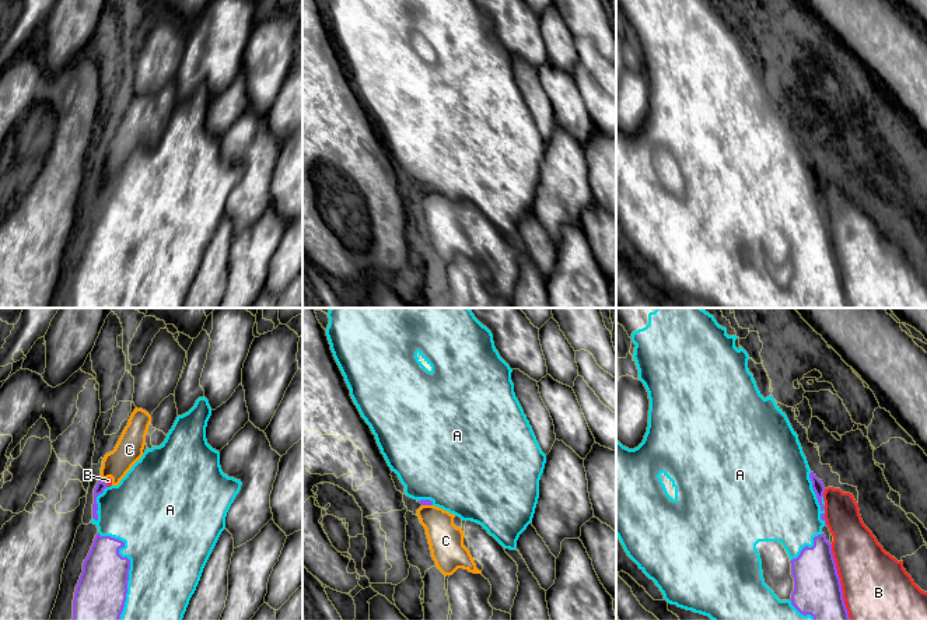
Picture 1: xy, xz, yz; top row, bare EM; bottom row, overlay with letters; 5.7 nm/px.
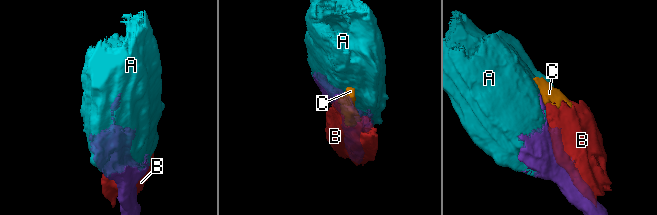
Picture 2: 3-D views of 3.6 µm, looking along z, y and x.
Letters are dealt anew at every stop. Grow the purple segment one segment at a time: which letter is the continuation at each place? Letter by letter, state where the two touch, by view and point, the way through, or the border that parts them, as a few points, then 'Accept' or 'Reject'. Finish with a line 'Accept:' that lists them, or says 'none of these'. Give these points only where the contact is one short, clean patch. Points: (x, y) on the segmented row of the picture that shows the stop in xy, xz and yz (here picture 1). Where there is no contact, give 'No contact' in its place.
A: Touches purple at xy (129, 567). Accept
B: Touches purple at yz (839, 582). Reject
C: Touches purple at xz (427, 504). Boundary: xz (422, 504), (431, 505). Reject
Accept: A

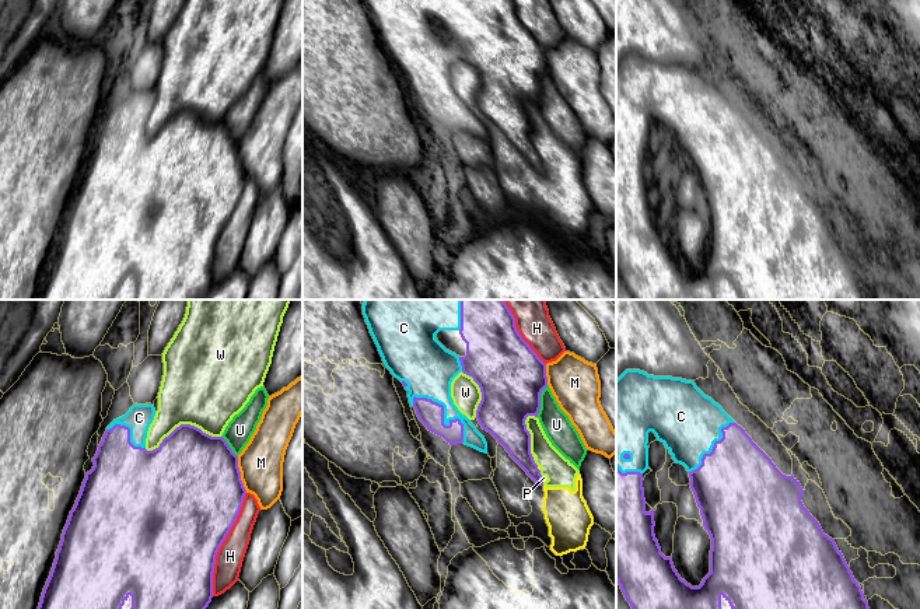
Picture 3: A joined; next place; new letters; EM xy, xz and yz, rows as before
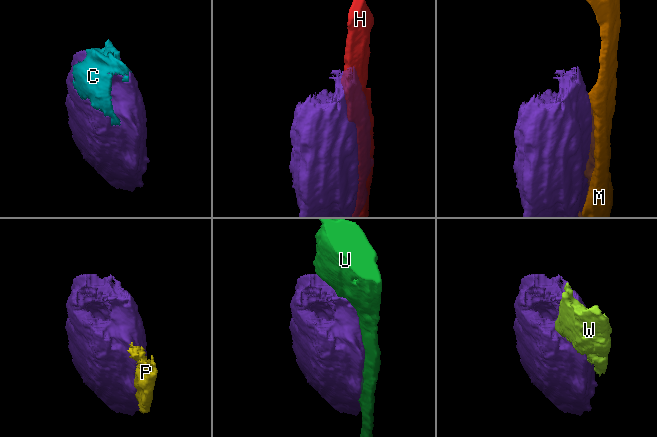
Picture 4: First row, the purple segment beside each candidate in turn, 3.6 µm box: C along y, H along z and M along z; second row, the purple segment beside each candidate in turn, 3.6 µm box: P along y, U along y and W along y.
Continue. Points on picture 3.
C: Touches purple at xz (443, 417). Accept
H: Touches purple at xy (221, 543). Reject
M: Touches purple at xy (240, 475). Reject
P: Touches purple at xz (541, 479). Reject
U: Touches purple at xz (539, 401). Reject
W: Touches purple at xy (181, 424). Reject
Accept: C

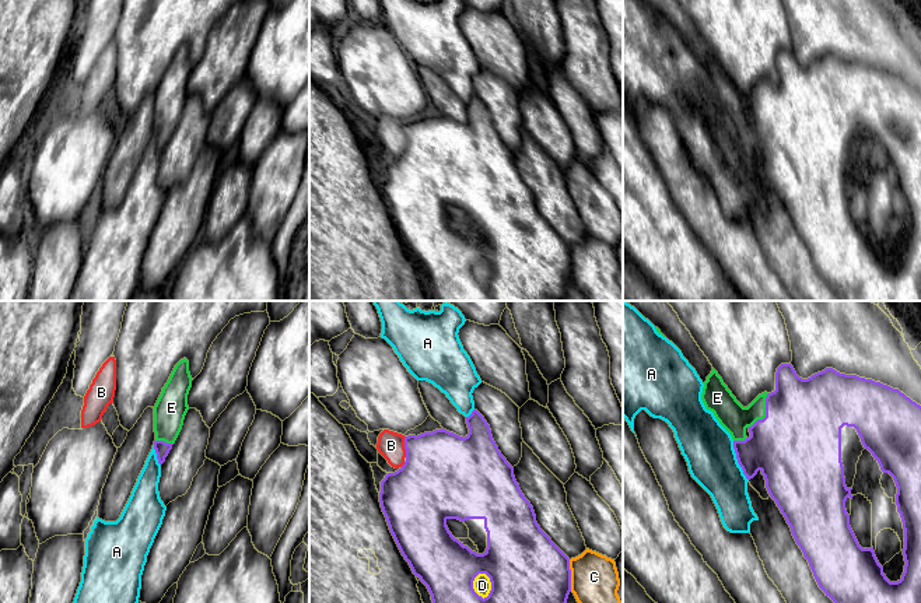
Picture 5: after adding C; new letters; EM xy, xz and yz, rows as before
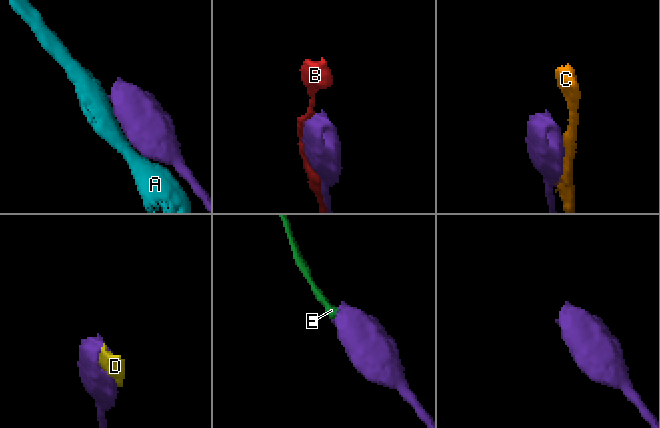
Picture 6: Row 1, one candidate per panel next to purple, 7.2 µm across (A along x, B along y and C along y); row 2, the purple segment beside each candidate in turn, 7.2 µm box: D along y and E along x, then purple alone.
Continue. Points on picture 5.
A: Touches purple at yz (738, 460). Boundary: yz (732, 441), (736, 462), (748, 480). Reject
B: Touches purple at xz (405, 447). Reject
C: Touches purple at xz (570, 575). Reject
D: Touches purple at xz (472, 586). Reject
E: Touches purple at yz (766, 414). Path across: yz (797, 445), (766, 414), (732, 416). Accept
Accept: E

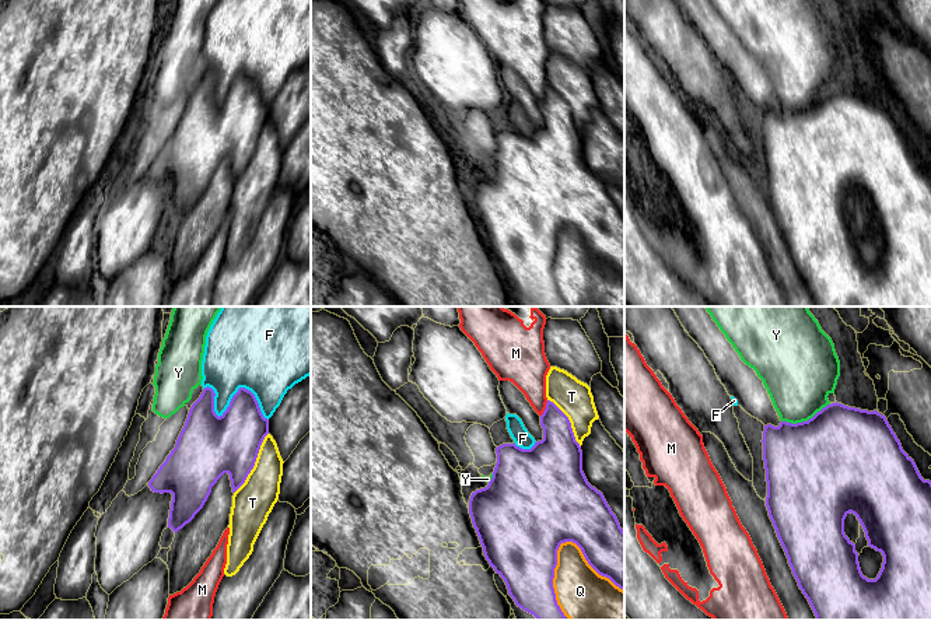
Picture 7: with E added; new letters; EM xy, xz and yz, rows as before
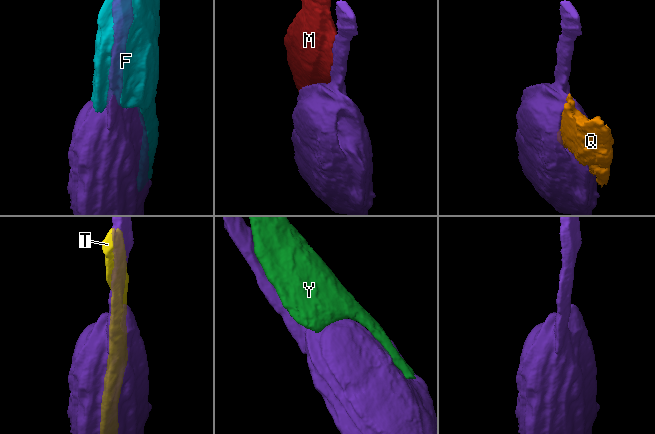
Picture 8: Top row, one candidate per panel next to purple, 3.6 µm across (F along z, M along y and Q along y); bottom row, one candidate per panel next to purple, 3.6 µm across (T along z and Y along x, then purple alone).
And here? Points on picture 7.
F: Touches purple at xy (231, 399). Reject
M: Touches purple at xz (545, 409). Reject
Q: Touches purple at xz (588, 563). Reject
T: Touches purple at xy (254, 463). Reject
Y: Touches purple at yz (805, 421). Reject
Accept: none of these

